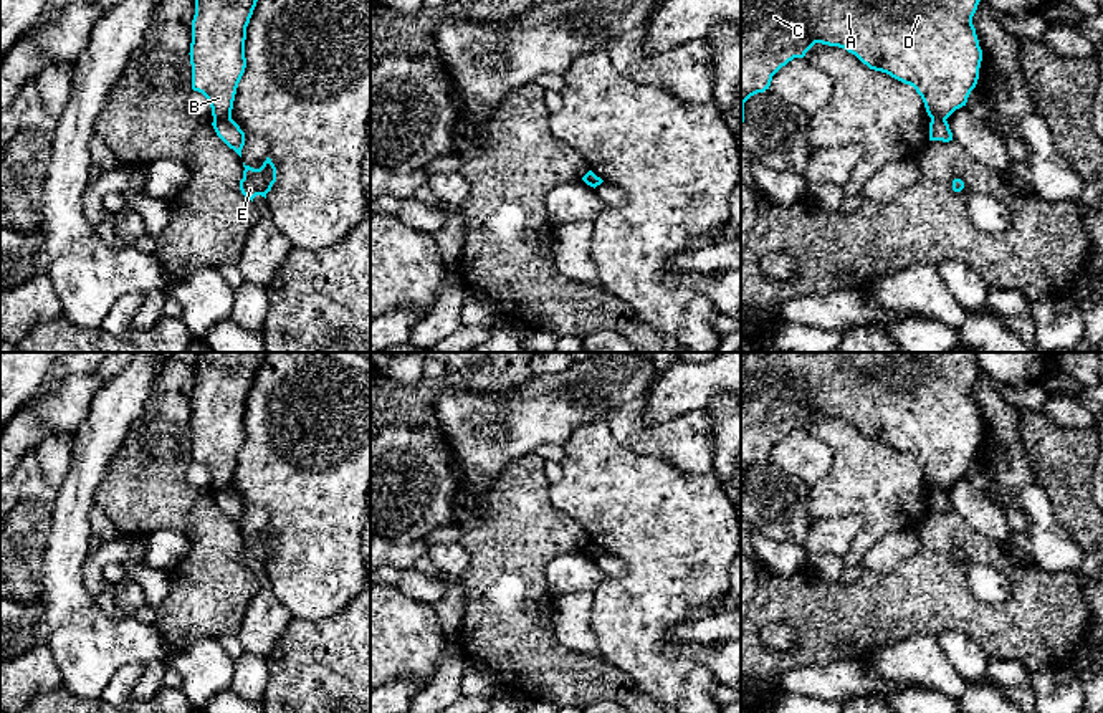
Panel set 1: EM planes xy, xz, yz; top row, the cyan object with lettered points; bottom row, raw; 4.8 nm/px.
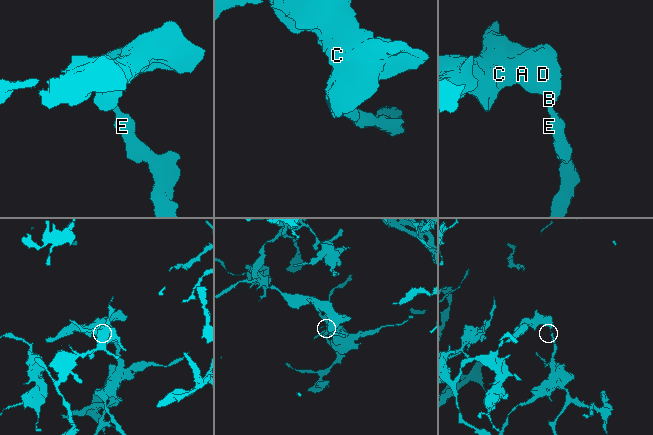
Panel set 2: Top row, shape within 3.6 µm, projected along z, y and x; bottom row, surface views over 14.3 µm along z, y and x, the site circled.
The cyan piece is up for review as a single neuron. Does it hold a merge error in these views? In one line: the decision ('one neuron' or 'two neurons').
two neurons

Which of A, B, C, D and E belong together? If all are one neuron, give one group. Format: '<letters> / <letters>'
A B C D / E

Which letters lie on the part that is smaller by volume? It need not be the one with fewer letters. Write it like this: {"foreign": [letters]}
{"foreign": ["A", "B", "C", "D"]}

